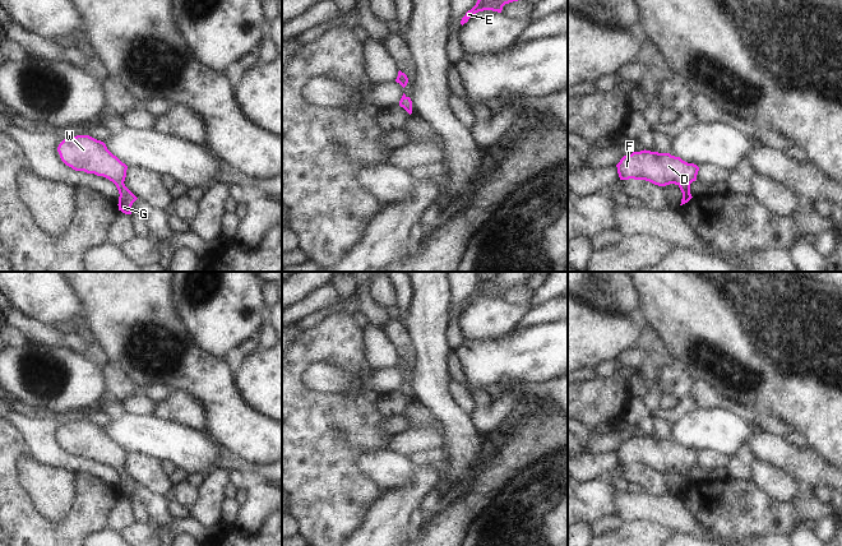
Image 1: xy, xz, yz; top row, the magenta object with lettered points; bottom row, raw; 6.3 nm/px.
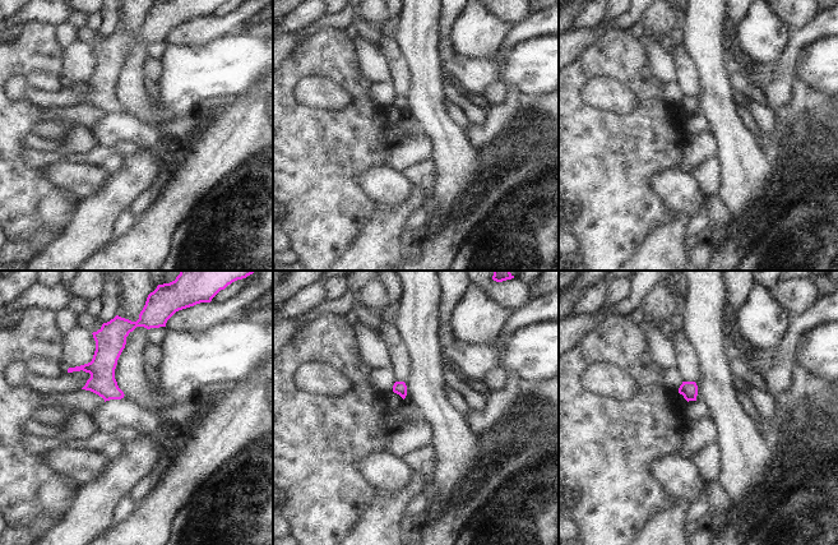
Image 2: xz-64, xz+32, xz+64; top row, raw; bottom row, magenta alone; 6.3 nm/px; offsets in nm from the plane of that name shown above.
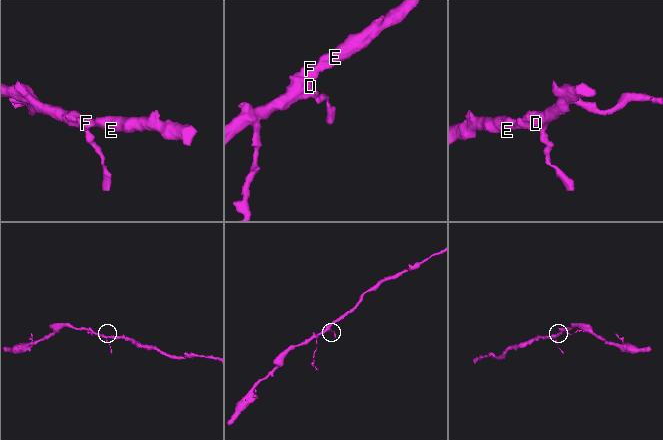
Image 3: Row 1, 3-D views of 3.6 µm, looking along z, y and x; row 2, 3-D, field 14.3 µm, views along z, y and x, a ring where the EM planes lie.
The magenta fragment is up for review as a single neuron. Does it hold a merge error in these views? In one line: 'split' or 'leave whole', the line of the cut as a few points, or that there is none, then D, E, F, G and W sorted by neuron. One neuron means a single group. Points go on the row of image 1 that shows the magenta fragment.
leave whole | no cut | D E F G W

